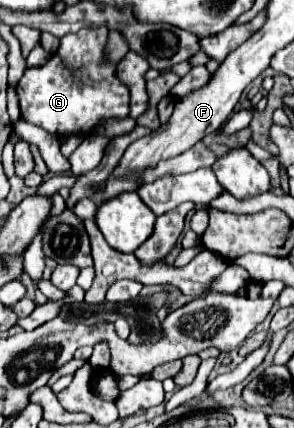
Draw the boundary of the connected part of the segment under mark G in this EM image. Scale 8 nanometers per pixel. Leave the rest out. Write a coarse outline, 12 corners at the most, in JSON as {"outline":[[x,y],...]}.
{"outline":[[109,27],[61,37],[25,69],[21,115],[53,135],[129,117]]}

